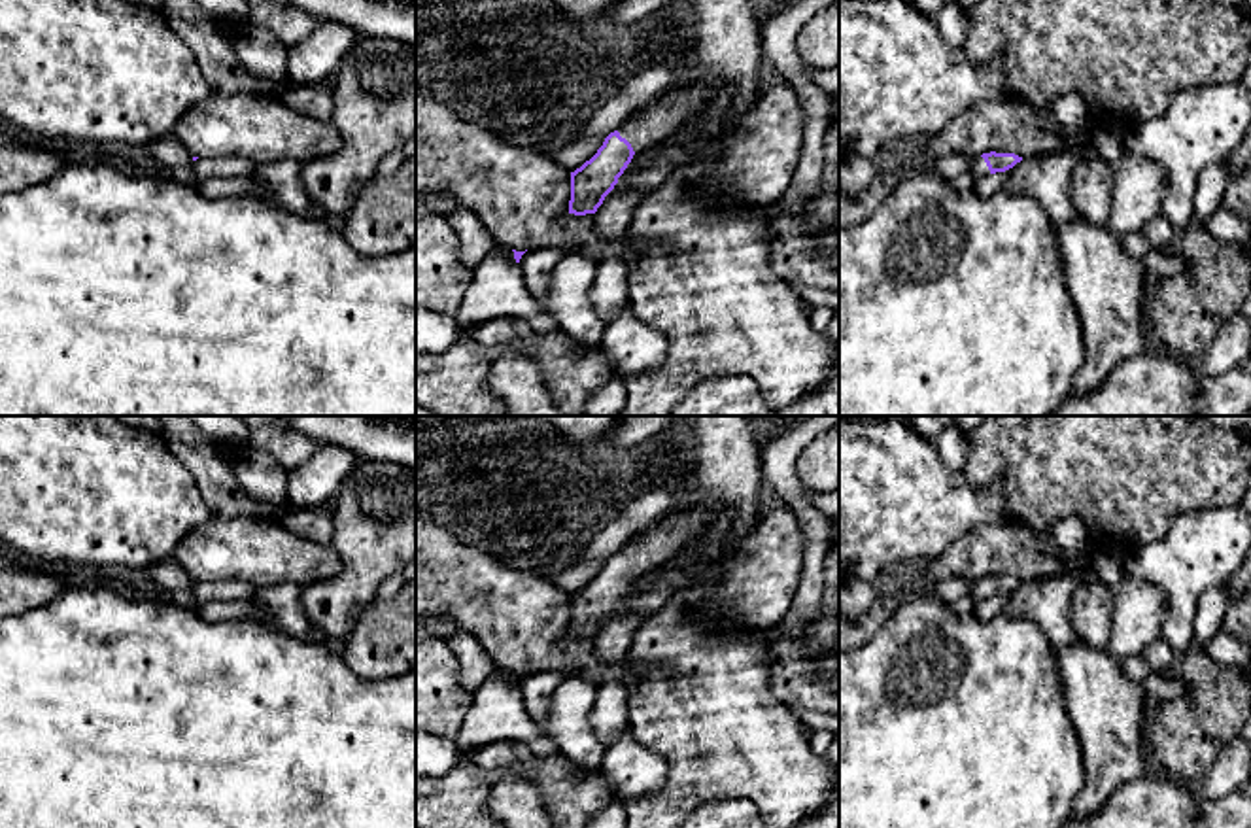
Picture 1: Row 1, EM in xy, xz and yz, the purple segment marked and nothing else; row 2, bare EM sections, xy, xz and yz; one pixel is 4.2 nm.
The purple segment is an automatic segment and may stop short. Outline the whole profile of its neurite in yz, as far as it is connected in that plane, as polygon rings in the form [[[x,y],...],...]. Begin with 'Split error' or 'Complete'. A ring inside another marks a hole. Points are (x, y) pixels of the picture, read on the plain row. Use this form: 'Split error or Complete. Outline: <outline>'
Split error. Outline: [[[990,575],[990,577],[983,577],[977,582],[971,582],[969,595],[975,601],[983,601],[983,599],[988,599],[988,597],[1005,595],[1020,584],[1022,584],[1022,580],[1019,580],[1015,577]]]

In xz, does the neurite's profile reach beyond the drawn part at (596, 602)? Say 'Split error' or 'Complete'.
Split error

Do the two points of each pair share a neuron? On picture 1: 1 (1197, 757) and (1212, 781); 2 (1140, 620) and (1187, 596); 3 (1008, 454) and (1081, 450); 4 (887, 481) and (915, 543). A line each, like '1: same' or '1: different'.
1: different
2: different
3: same
4: same

